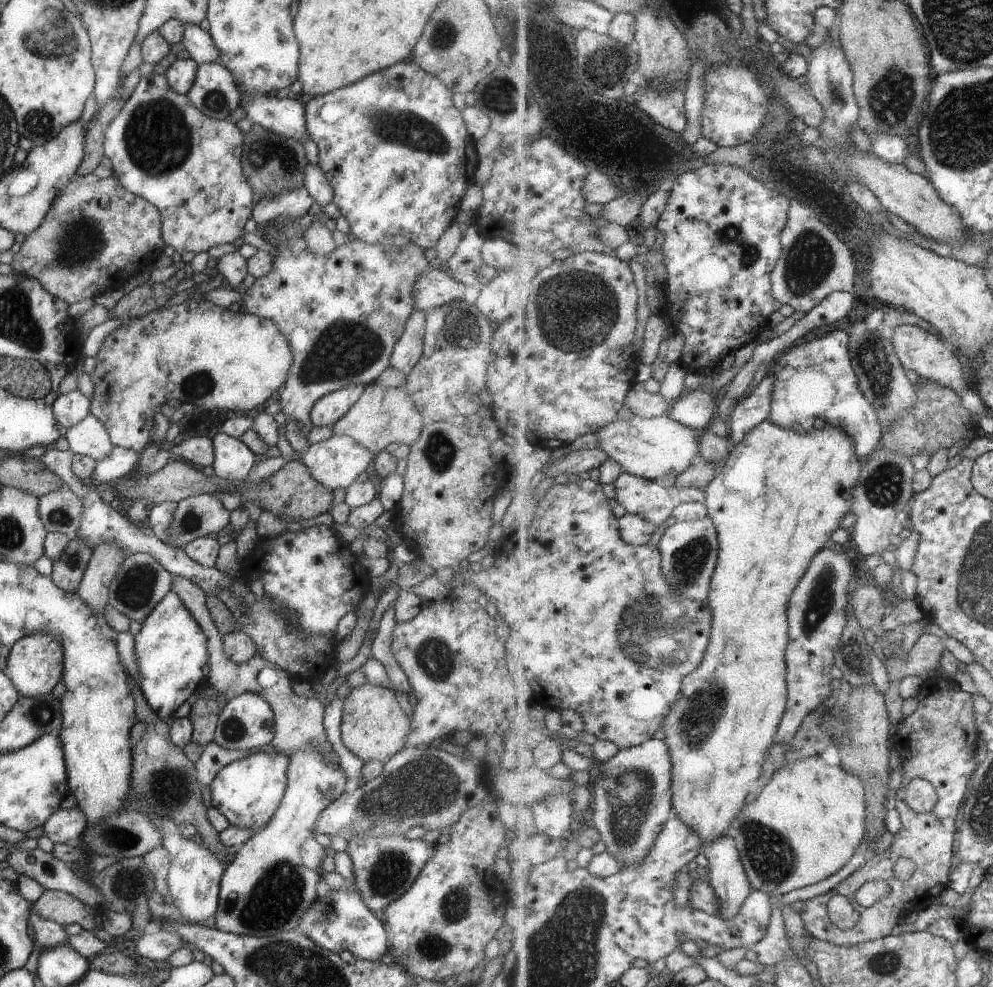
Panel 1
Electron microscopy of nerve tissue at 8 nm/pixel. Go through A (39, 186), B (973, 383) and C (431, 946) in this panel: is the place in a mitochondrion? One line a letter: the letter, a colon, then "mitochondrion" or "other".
A: other
B: other
C: mitochondrion

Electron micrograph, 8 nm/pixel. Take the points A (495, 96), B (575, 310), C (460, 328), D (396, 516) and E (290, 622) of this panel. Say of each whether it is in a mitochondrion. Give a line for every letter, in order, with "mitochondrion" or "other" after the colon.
A: mitochondrion
B: mitochondrion
C: mitochondrion
D: other
E: other

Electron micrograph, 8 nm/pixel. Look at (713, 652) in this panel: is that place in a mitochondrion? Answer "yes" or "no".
yes

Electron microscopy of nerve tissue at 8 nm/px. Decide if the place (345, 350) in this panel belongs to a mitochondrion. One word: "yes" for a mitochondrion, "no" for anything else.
yes

